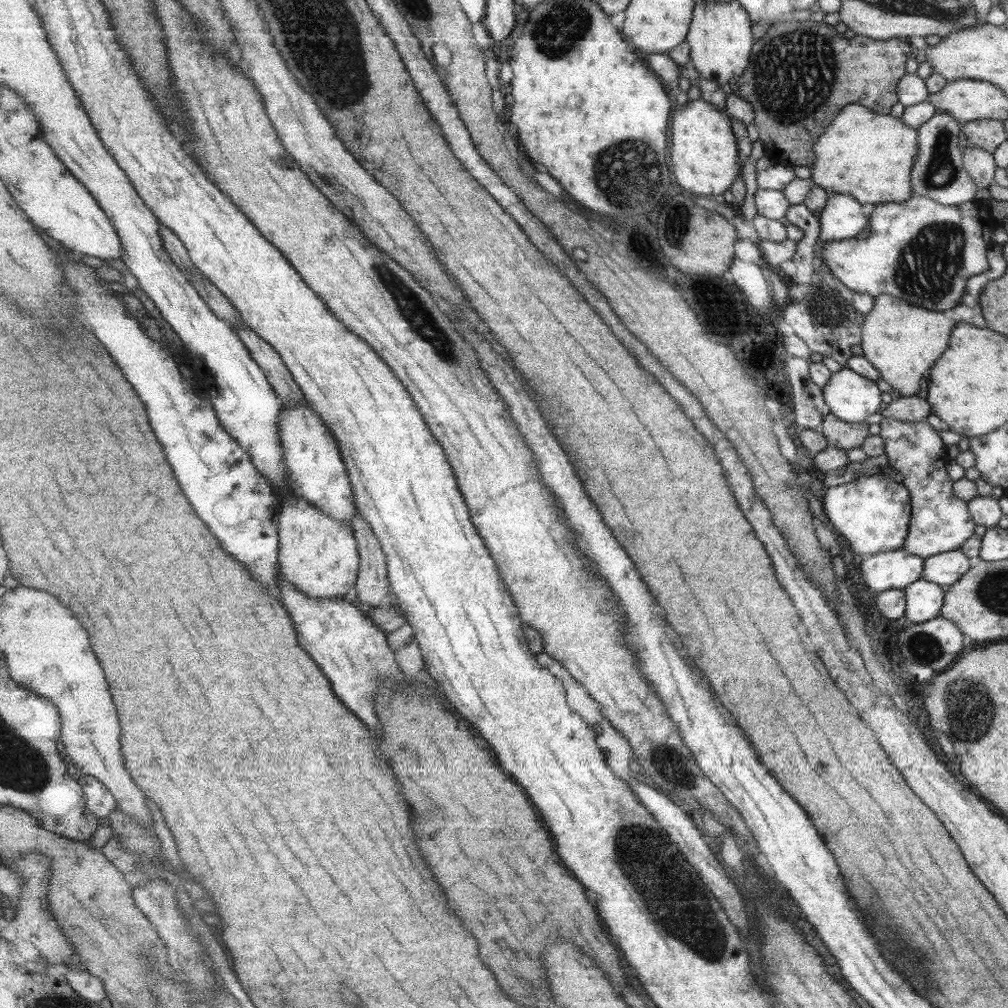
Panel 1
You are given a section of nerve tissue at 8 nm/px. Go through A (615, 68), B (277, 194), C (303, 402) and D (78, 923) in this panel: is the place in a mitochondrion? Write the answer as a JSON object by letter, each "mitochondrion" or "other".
{"A":"other","B":"other","C":"other","D":"other"}

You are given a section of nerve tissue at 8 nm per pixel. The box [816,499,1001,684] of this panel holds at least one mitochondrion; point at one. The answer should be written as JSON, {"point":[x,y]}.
{"point":[922,645]}

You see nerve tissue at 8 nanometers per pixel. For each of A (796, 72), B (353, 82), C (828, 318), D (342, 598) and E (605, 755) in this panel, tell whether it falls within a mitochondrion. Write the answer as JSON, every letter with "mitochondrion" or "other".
{"A":"mitochondrion","B":"mitochondrion","C":"mitochondrion","D":"other","E":"other"}

